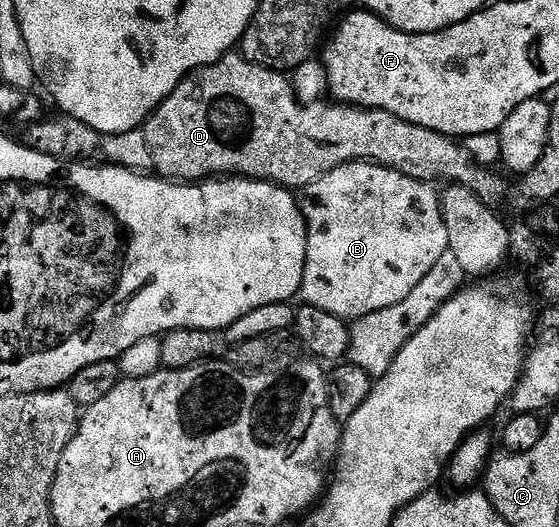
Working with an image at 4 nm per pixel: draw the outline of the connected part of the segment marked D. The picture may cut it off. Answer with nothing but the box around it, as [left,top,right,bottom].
[143,52,505,207]

